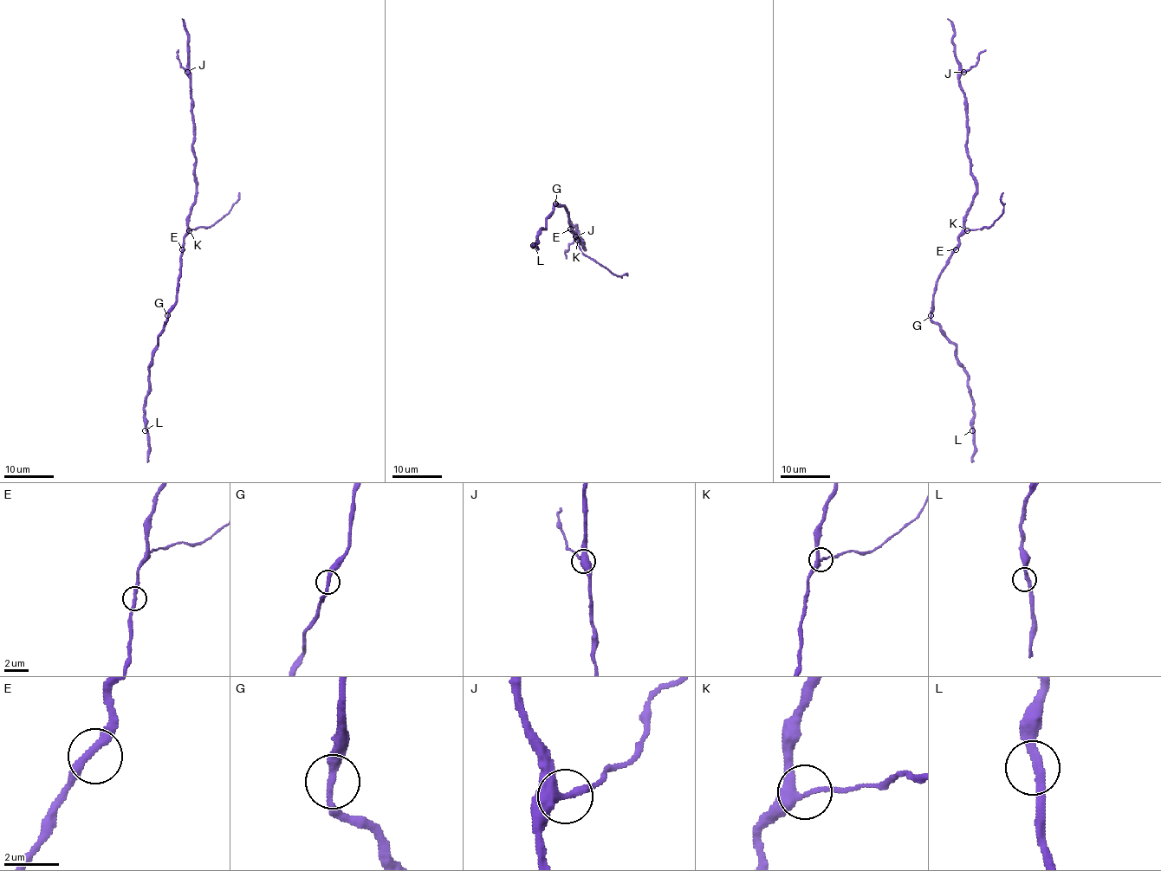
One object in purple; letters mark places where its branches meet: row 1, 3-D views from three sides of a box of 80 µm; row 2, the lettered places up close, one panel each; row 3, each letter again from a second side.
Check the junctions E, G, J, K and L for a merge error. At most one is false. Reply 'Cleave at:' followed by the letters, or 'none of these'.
Cleave at: none of these

